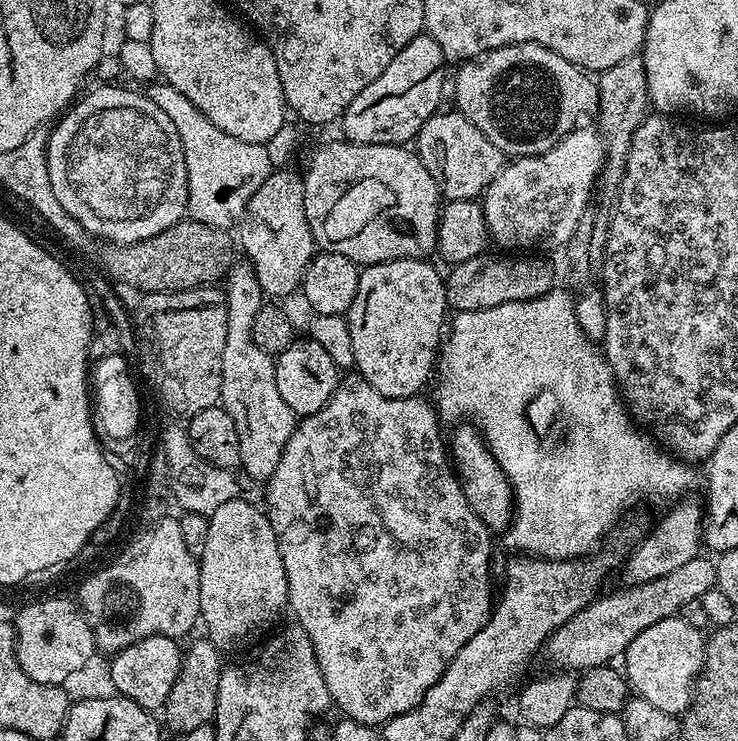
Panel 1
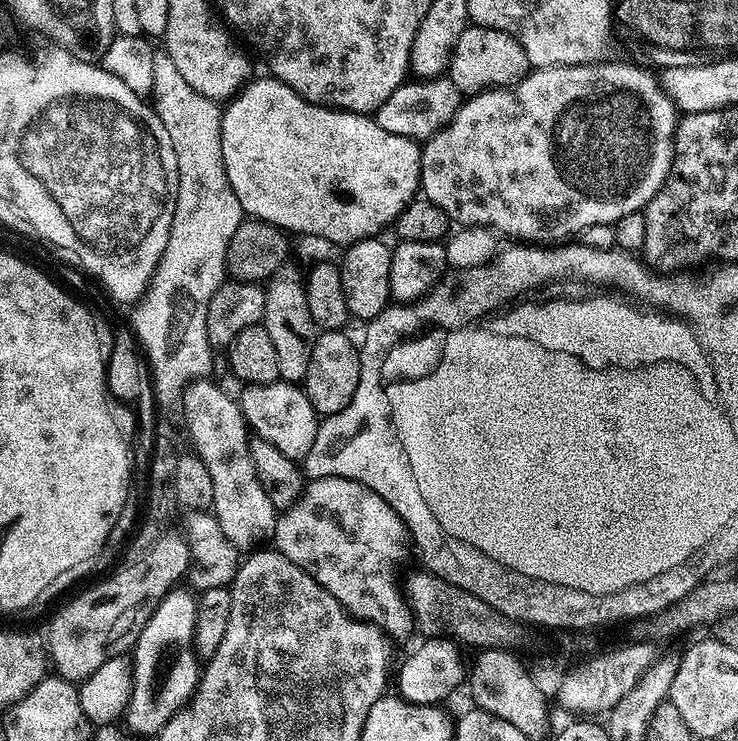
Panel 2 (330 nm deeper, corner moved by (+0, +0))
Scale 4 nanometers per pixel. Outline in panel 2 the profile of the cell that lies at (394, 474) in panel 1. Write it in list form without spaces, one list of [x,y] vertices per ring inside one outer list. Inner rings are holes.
[[[344,477],[308,480],[300,497],[277,515],[274,544],[294,566],[302,566],[302,570],[309,572],[318,586],[334,594],[336,601],[357,620],[372,624],[393,641],[413,635],[412,609],[401,585],[400,588],[396,585],[396,567],[407,558],[408,548],[410,552],[410,537],[398,514],[374,490]]]

